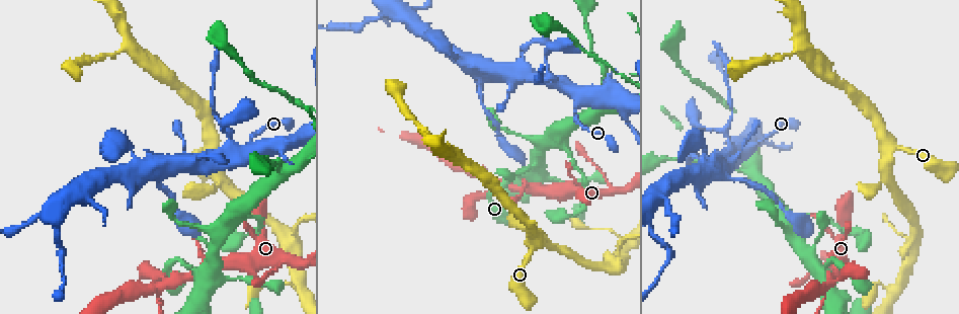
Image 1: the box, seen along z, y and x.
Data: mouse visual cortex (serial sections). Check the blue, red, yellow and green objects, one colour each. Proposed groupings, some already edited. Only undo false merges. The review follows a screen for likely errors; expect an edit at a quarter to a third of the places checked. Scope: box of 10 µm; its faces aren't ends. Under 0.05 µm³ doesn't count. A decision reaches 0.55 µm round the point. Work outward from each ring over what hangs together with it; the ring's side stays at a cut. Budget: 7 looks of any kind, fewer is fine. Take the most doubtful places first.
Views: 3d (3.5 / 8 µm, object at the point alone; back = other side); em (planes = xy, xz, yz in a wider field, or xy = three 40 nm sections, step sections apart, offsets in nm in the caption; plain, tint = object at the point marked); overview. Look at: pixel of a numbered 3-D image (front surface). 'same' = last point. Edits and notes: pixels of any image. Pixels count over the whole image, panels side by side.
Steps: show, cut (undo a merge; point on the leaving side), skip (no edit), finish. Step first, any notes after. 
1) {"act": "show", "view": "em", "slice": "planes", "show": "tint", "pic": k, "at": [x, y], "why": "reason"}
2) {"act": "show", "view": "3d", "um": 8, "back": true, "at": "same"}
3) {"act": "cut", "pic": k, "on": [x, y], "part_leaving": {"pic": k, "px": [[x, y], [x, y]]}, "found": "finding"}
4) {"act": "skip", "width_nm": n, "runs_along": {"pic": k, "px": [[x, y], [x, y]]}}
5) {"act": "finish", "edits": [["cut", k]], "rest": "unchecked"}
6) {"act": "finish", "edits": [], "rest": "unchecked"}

{"act": "show", "view": "3d", "um": 3.5, "pic": 1, "at": [175, 283], "why": "four-way junction"}

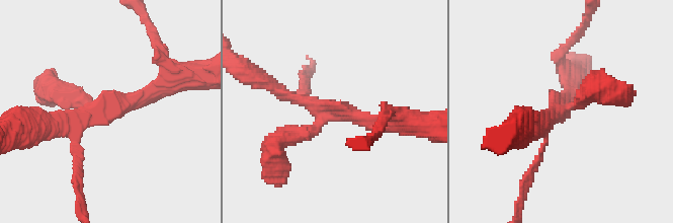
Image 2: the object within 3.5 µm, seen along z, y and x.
{"act": "show", "view": "em", "slice": "planes", "show": "tint", "pic": 2, "at": [105, 111]}

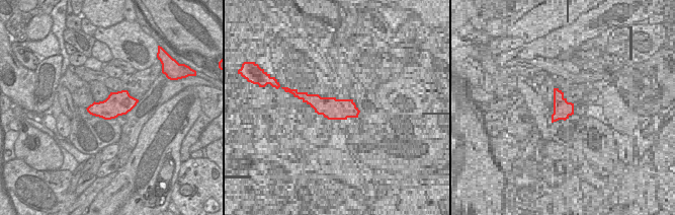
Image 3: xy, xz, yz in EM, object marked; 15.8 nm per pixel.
{"act": "skip", "arm_widths_nm": [100, 200, 250, 250], "runs_along": {"pic": 2, "px": [[164, 87], [46, 128]]}, "found": "continuous, no second cell"}

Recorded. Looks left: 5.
{"act": "show", "view": "3d", "um": 3.5, "back": true, "pic": 1, "at": [226, 130], "why": "side arm on a straight run"}

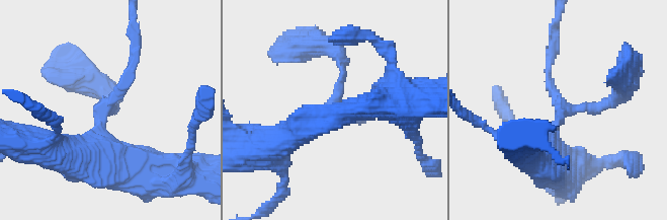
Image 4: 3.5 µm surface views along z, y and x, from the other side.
{"act": "show", "view": "em", "slice": "planes", "show": "tint", "pic": 4, "at": [559, 106]}

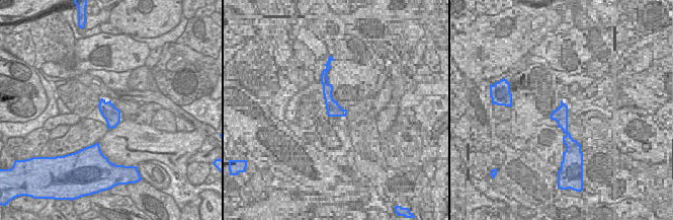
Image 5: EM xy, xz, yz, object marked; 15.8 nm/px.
{"act": "skip", "arm_widths_nm": [100, 150, 350], "runs_along": {"pic": 4, "px": [[542, 164], [560, 107], [598, 107], [619, 92]]}, "found": "continuous, no second cell"}

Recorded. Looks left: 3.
{"act": "show", "view": "em", "slice": "planes", "show": "tint", "pic": 1, "at": [552, 138], "why": "small branch off a trunk"}

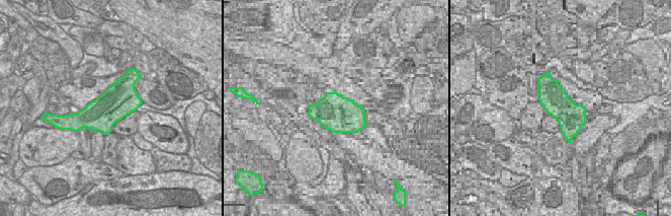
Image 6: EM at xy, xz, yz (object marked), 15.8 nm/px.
{"act": "show", "view": "3d", "um": 3.5, "at": "same", "why": "wider look"}

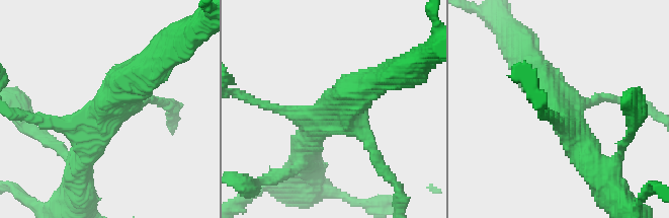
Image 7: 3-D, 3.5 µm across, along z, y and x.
{"act": "skip", "width_nm": 550, "runs_along": {"pic": 7, "px": [[79, 163], [101, 114], [148, 67]]}, "found": "all the same cell"}

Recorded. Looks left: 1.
{"act": "finish", "edits": [], "rest": "unchecked"}

